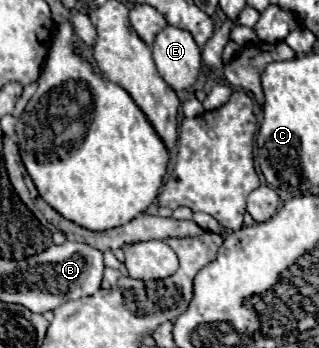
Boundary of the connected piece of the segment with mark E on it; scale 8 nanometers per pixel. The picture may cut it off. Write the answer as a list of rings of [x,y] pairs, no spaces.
[[[166,26],[158,32],[152,54],[160,76],[176,90],[190,88],[200,74],[200,48],[192,34],[178,26]]]

